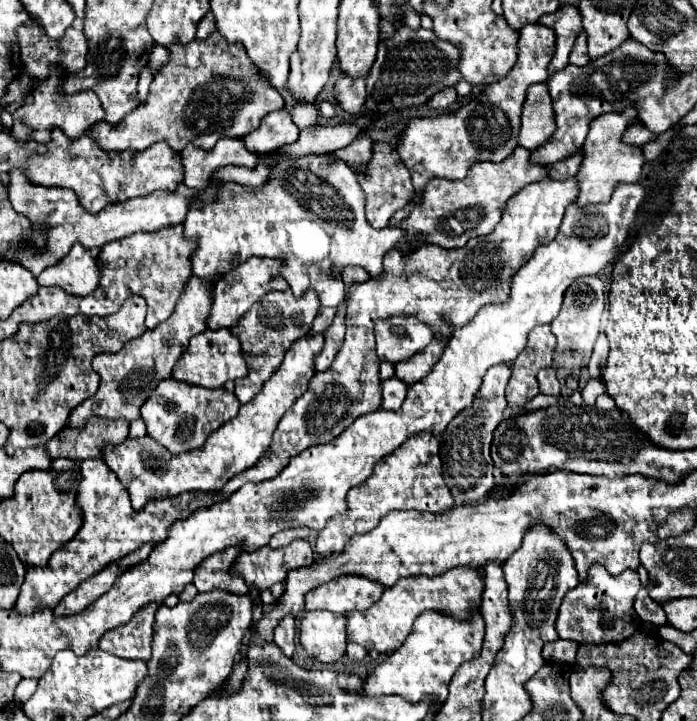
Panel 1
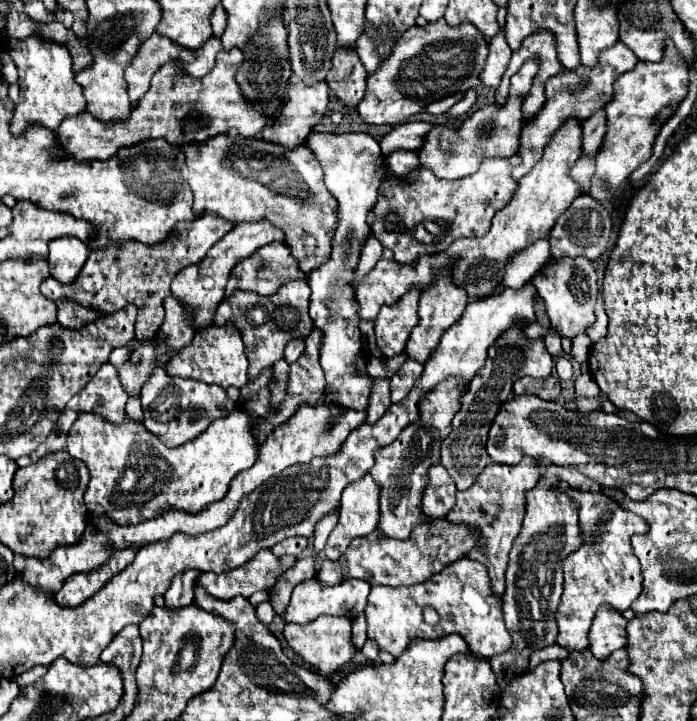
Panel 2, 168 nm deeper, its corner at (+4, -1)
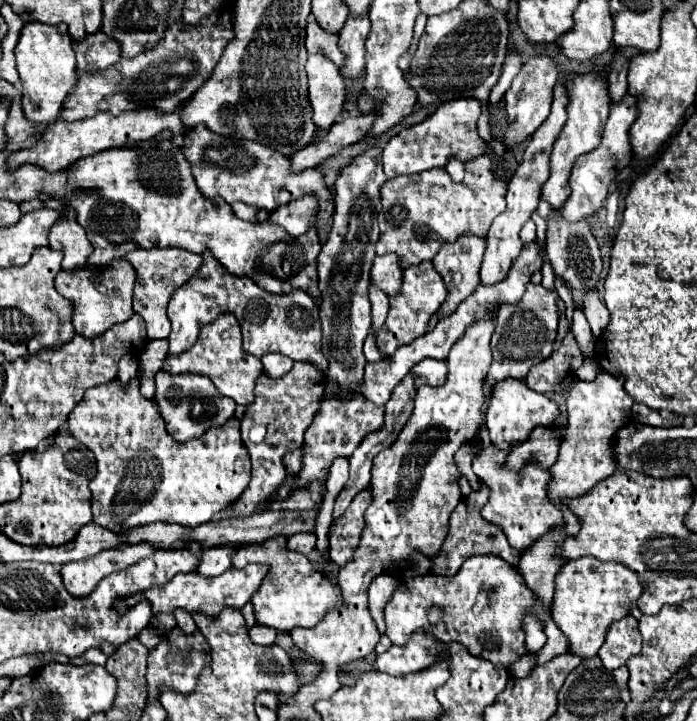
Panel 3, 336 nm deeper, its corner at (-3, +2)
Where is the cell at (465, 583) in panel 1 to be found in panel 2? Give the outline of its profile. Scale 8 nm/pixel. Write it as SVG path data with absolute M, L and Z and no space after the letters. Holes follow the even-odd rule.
M470 558L452 562L452 566L446 566L440 574L434 574L428 582L416 586L374 586L364 614L368 618L368 638L378 642L380 650L390 652L396 658L418 638L438 640L448 634L462 636L472 654L482 654L486 658L502 654L512 646L512 638L502 618L502 598L492 592L488 568ZM424 606L432 606L440 614L436 626L428 626L422 620Z

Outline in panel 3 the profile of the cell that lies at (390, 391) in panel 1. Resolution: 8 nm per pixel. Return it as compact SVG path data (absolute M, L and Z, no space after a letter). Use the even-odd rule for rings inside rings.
M423 359L411 369L411 375L415 379L415 389L421 385L439 385L445 381L447 375L447 361L437 361L437 359Z

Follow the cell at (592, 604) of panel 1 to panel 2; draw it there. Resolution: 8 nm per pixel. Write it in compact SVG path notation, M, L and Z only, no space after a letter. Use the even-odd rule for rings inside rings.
M602 606L590 628L590 652L598 660L606 660L614 650L626 646L626 624L628 620L622 614Z

